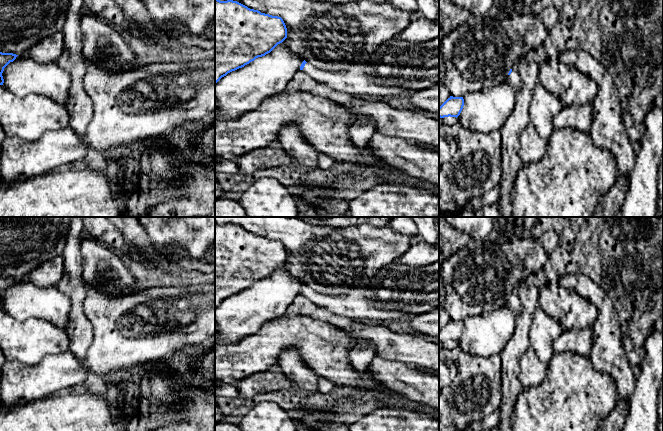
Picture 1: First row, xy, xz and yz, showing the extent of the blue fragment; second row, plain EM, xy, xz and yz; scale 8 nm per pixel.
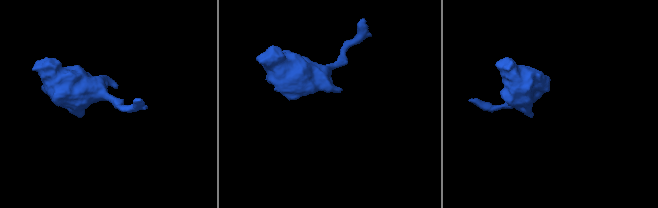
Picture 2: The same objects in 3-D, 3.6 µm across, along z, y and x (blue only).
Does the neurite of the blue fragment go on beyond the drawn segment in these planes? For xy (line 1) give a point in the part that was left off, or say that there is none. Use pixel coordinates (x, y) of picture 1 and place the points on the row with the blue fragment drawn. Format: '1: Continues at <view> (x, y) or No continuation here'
1: No continuation here

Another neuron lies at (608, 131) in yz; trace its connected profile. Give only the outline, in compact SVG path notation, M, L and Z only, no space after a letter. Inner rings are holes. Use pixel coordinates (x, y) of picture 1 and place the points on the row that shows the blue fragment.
M584 49L559 53L559 61L587 75L597 84L597 94L591 103L593 122L590 135L596 146L614 156L620 176L628 177L634 168L636 153L625 128L625 103L610 72Z

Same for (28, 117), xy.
M0 85L0 127L6 137L18 136L36 141L47 131L58 131L69 126L67 104L60 104L44 95L28 94L18 97Z

